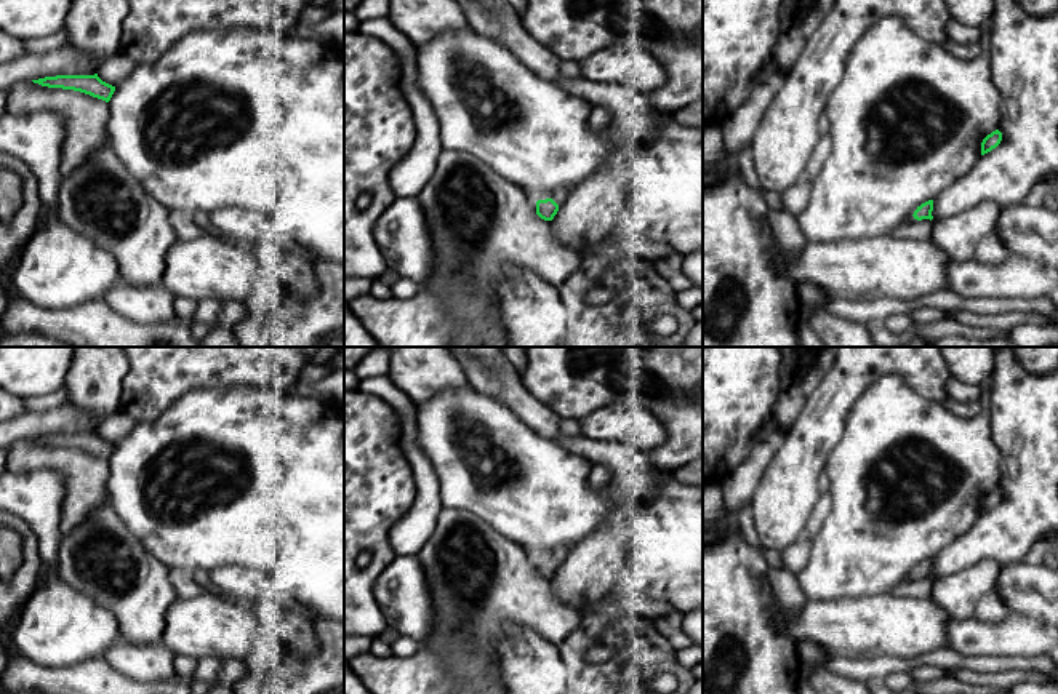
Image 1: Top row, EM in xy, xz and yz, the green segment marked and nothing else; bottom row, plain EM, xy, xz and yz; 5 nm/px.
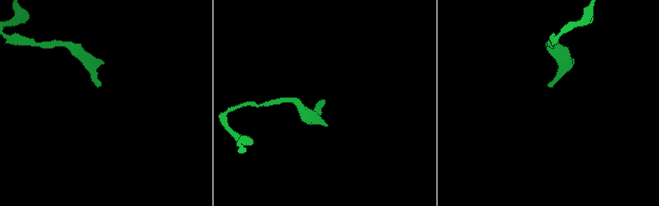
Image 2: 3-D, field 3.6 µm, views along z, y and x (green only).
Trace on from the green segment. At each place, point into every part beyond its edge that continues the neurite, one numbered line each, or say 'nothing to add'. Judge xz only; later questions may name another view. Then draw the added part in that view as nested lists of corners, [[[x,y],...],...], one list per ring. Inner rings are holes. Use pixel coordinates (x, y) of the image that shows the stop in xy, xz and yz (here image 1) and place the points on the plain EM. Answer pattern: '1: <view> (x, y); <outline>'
1: xz (561, 554); [[[557,547],[557,548],[554,550],[554,553],[552,553],[552,558],[554,558],[557,563],[560,563],[560,561],[563,561],[563,560],[568,556],[570,552],[571,552],[570,547]]]

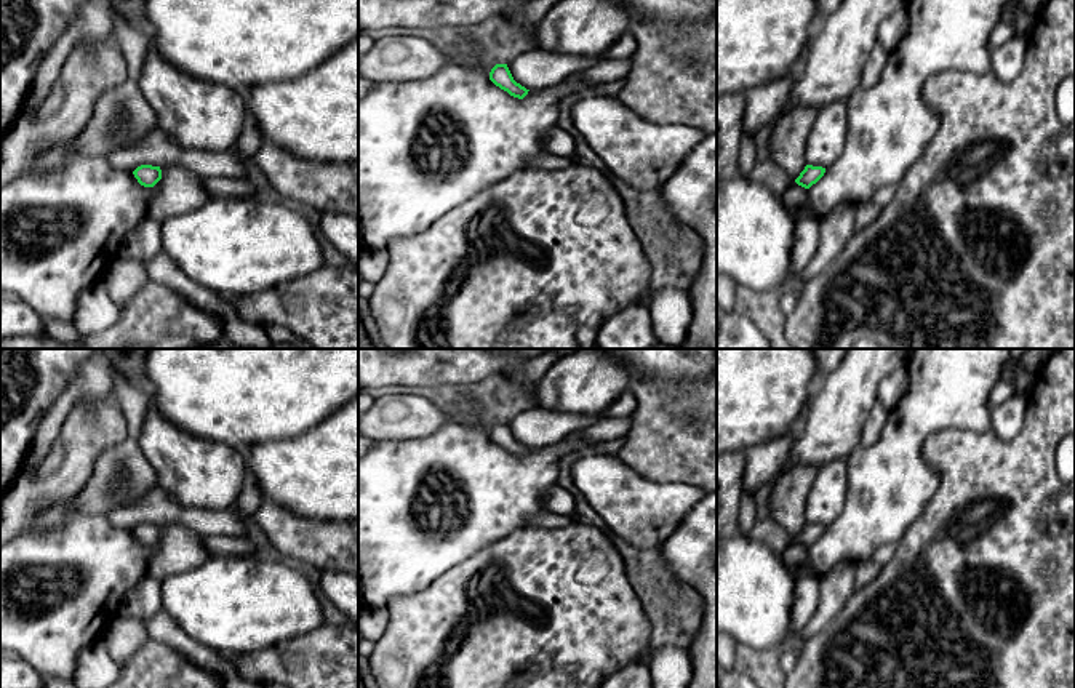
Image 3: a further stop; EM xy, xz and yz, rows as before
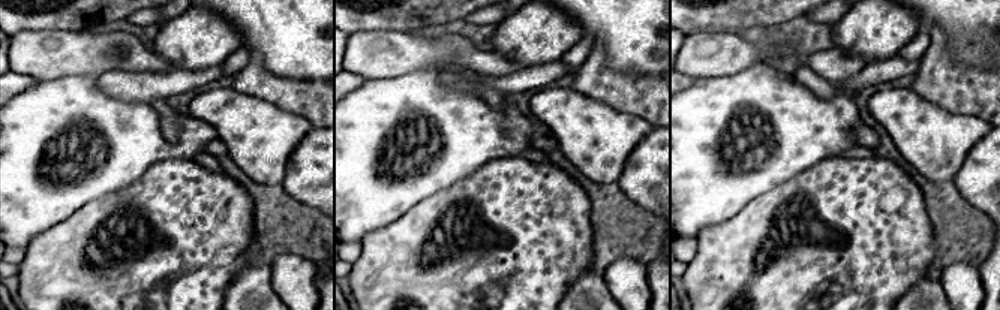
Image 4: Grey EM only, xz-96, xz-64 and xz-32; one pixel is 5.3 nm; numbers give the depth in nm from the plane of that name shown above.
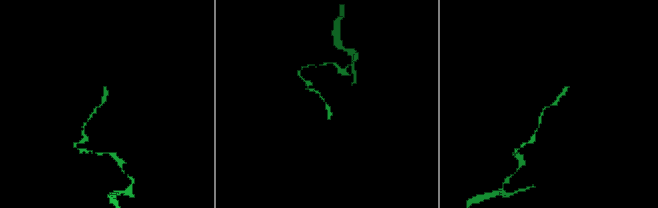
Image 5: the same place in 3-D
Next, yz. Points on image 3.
nothing to add

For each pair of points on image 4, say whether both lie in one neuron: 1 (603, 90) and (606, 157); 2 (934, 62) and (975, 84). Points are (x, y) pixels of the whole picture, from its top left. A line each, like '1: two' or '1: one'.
1: two
2: one

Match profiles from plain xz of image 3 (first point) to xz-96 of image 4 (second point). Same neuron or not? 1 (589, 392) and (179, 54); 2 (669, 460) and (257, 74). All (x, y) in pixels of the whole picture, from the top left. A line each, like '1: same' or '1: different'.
1: same
2: same

